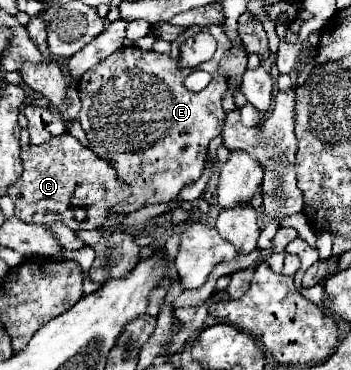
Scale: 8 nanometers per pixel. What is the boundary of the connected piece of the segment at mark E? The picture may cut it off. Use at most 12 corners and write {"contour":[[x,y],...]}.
{"contour":[[121,48],[79,78],[89,148],[131,188],[111,212],[171,202],[203,172],[225,124],[213,76],[171,54]]}

